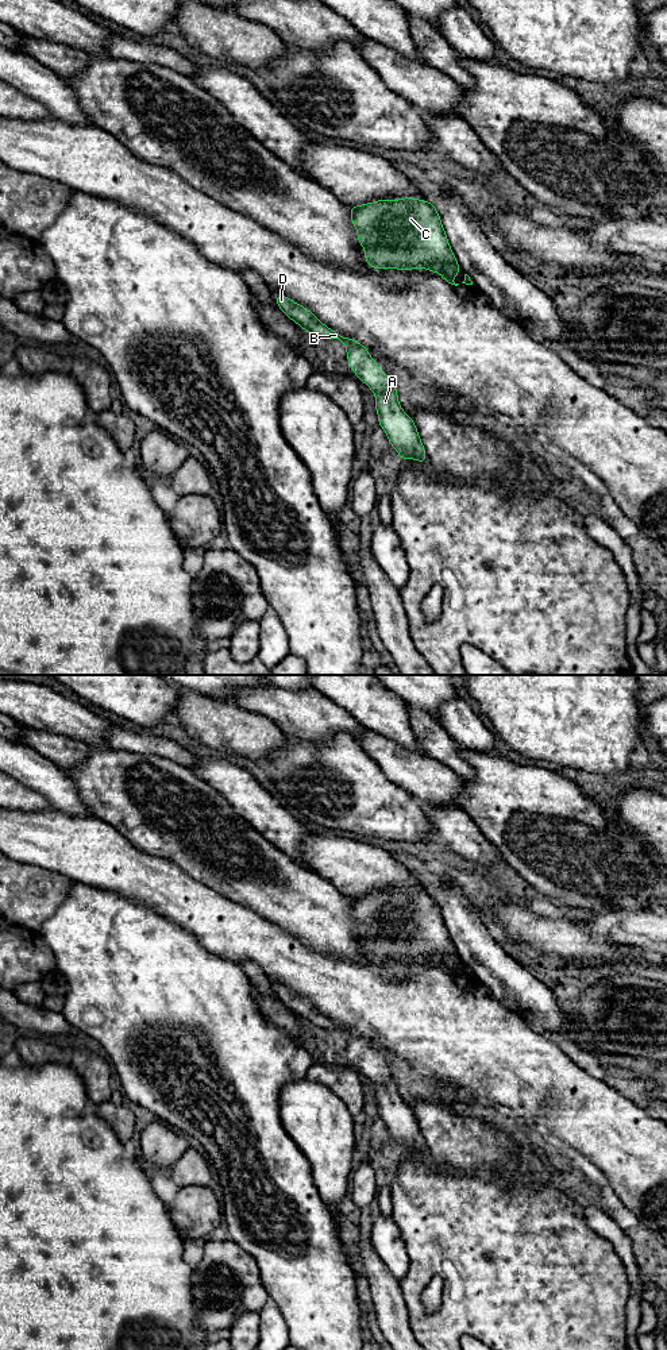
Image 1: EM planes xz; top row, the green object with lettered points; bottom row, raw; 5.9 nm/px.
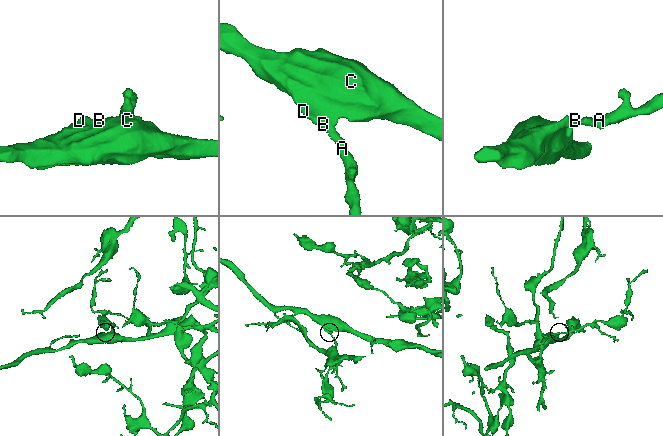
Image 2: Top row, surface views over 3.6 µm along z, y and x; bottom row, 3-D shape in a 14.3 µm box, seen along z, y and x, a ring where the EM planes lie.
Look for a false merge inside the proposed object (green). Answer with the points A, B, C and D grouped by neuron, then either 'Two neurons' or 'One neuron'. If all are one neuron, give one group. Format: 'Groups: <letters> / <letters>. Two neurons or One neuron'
Groups: A B C D. One neuron

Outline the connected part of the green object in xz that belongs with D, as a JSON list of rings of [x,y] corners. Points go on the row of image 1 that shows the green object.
[[[275,294],[277,306],[305,332],[325,339],[338,339],[348,350],[344,352],[350,369],[375,394],[378,425],[385,431],[390,447],[401,458],[427,463],[427,451],[421,443],[413,418],[404,412],[398,402],[398,393],[392,378],[378,371],[378,363],[369,355],[370,350],[358,340],[344,338],[342,333],[323,324],[308,308],[297,304],[284,294]]]

